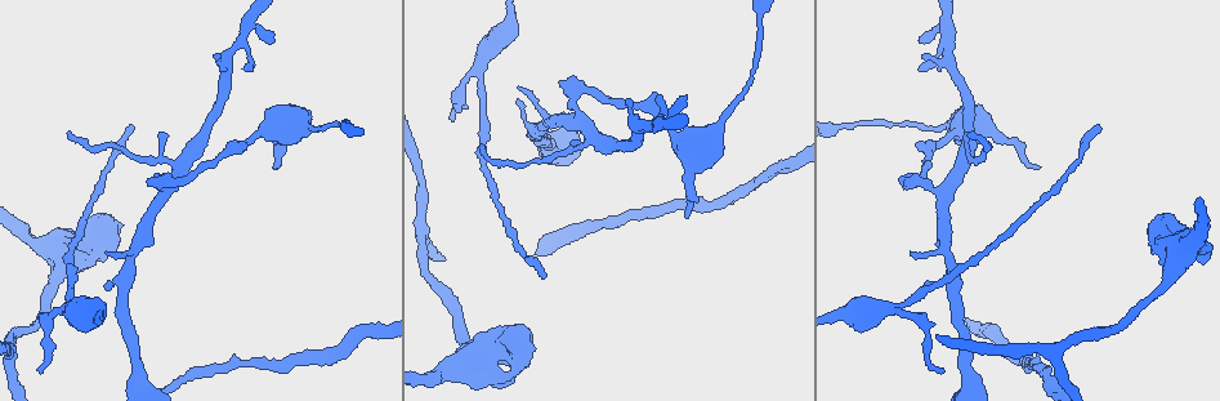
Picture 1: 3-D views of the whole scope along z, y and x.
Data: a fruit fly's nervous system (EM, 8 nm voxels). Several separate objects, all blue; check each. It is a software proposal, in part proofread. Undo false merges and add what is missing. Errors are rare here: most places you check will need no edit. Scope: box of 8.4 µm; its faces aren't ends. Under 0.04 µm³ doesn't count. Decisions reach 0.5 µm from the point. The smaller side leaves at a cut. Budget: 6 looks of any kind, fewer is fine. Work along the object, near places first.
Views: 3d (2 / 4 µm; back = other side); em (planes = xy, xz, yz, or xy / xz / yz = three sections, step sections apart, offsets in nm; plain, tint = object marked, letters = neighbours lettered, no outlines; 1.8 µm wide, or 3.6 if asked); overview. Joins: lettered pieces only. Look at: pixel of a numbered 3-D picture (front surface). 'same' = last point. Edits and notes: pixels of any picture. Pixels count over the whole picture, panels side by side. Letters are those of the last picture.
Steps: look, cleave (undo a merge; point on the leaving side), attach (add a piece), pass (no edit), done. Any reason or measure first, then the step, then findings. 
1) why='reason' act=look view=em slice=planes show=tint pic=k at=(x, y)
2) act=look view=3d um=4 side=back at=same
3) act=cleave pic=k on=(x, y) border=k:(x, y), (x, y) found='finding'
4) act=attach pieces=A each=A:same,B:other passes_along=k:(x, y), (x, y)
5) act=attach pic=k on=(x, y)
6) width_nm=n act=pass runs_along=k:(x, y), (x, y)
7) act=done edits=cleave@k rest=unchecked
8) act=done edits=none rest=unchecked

why='free end' act=look view=em slice=planes show=letters pic=1 at=(1039, 169)

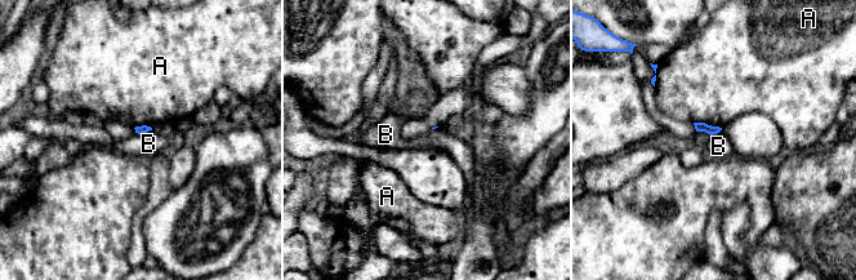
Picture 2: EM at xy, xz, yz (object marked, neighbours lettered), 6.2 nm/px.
longest_contact=A:180nm act=pass each=A:other,B:other found='no lettered piece goes on from it'

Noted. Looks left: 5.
act=look view=em um=3.6 slice=planes show=letters pic=1 at=(130, 124)

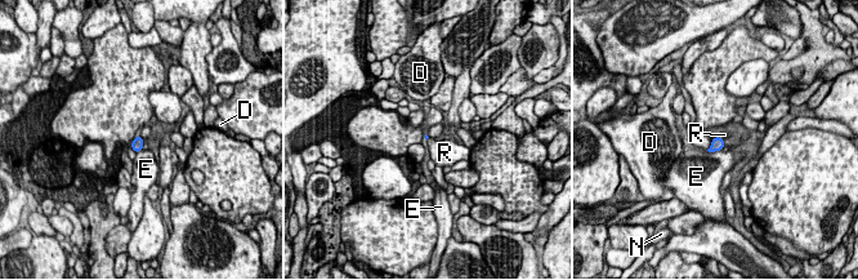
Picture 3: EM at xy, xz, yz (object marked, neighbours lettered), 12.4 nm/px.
act=attach pieces=R each=D:other,E:other,N:other,R:same found='it goes on there'

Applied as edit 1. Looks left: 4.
why='free end' act=look view=em slice=planes show=letters pic=1 at=(272, 39)

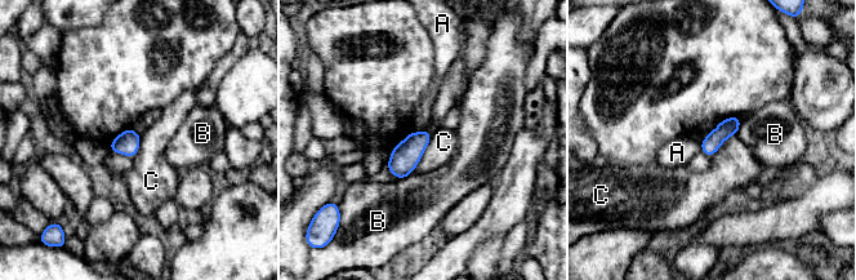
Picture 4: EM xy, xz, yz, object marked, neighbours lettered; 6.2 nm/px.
act=pass each=A:other,B:other,C:other border=4:(432, 133), (420, 160), (411, 172) found='none of them fits'

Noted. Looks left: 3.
act=done edits=attach@3 rest=unchecked

